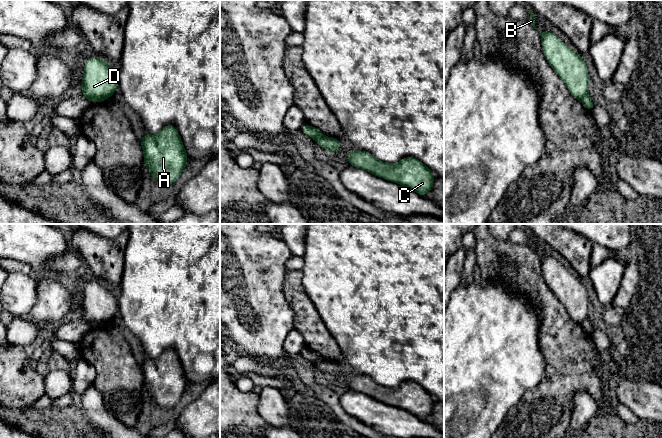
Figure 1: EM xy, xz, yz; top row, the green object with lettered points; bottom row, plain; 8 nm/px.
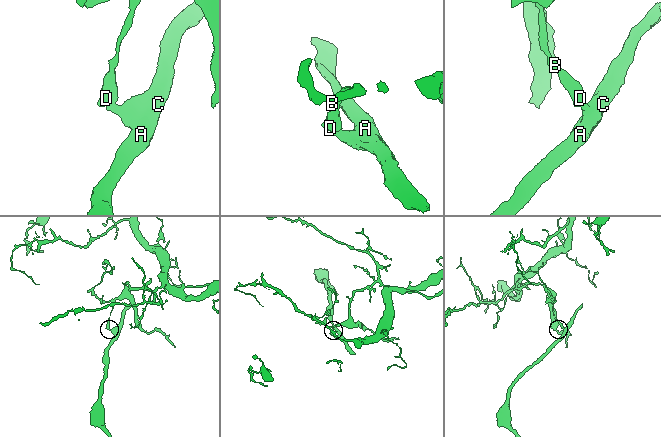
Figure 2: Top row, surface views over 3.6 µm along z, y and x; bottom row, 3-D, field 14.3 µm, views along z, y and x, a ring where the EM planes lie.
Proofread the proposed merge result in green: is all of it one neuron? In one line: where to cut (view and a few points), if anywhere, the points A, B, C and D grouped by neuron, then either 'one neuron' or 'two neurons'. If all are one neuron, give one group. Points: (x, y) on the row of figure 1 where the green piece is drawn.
cut xz (324, 136), (316, 140); groups A C / B D; two neurons

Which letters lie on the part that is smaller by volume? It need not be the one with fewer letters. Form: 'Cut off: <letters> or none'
Cut off: A, C

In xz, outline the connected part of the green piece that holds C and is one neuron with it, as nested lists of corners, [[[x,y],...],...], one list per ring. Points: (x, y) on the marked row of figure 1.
[[[356,149],[348,152],[347,156],[347,164],[399,183],[419,195],[426,196],[433,187],[434,173],[416,158],[405,157],[396,164],[390,164],[376,159],[369,152]]]

